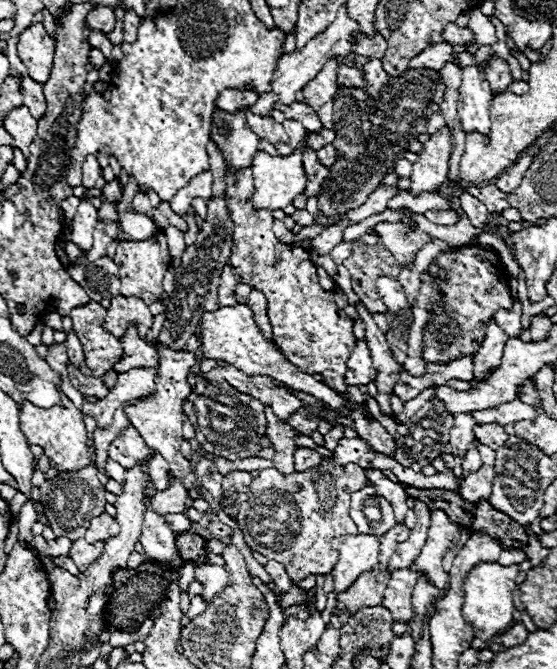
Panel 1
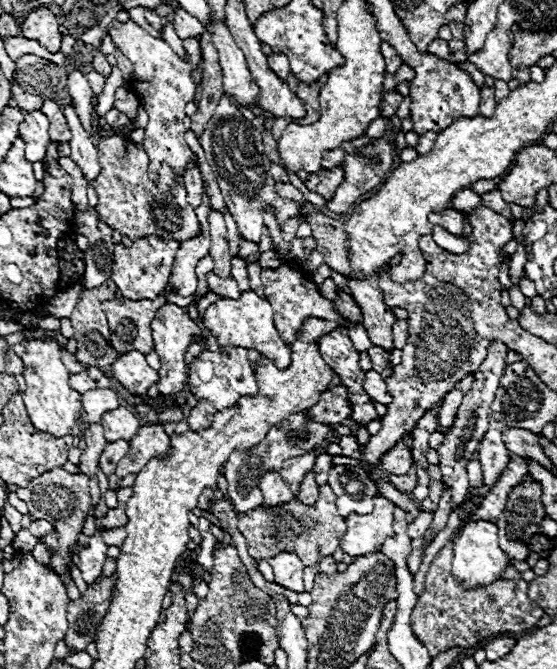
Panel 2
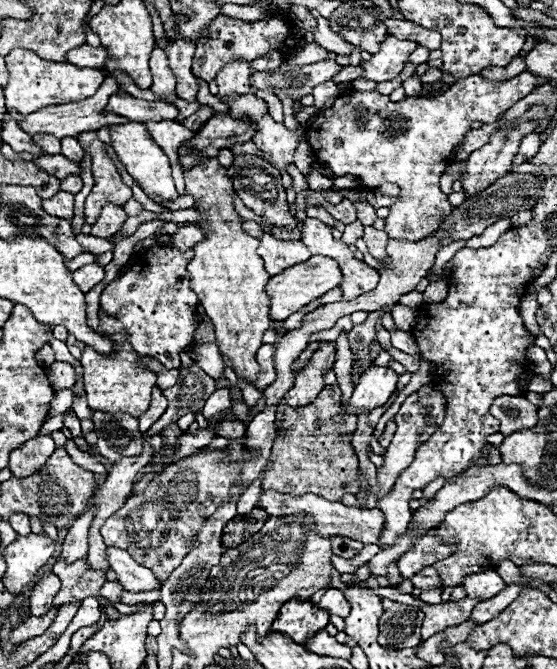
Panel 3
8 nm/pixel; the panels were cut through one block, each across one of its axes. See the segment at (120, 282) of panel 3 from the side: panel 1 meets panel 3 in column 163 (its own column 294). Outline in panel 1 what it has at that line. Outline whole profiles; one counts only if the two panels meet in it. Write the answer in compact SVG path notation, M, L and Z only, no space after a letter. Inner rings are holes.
M240 170L236 178L228 176L226 202L234 224L232 256L230 266L236 270L242 282L258 288L268 300L268 318L272 324L272 334L280 350L304 372L324 374L324 384L340 394L348 392L344 386L346 360L356 346L352 334L352 318L346 316L342 308L336 306L332 292L322 290L318 284L316 264L312 264L310 254L304 248L292 244L282 244L272 232L272 210L256 210L252 206L252 170Z

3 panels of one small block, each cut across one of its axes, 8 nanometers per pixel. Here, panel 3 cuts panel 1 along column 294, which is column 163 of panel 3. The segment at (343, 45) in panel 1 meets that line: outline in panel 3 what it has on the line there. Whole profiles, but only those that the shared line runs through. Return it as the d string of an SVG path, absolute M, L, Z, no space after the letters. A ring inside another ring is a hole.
M154 48L152 56L150 56L150 70L152 70L152 76L154 76L154 84L152 84L152 92L160 98L164 94L170 94L174 92L174 86L176 86L176 78L170 70L170 64L168 64L168 58L164 54L162 48Z

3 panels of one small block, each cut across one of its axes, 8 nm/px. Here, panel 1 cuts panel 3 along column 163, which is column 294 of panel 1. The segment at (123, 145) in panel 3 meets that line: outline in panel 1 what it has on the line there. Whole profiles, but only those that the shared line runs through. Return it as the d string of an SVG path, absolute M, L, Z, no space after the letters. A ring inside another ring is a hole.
M302 138L298 148L288 156L270 156L268 152L260 150L256 152L256 158L252 162L252 174L254 174L254 206L256 208L268 208L278 210L292 204L292 200L304 192L306 186L306 174L302 168L302 150L308 148L308 140Z

